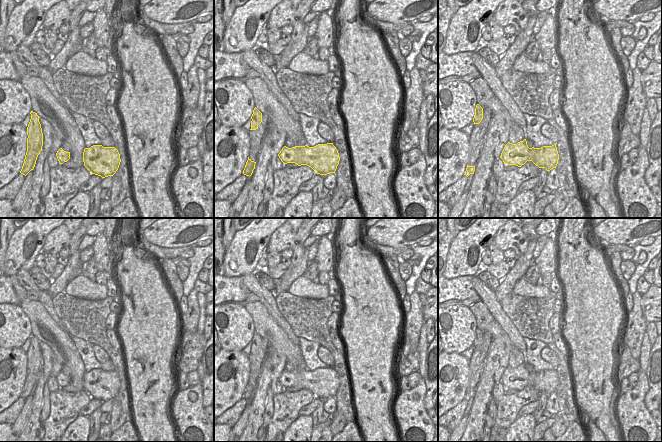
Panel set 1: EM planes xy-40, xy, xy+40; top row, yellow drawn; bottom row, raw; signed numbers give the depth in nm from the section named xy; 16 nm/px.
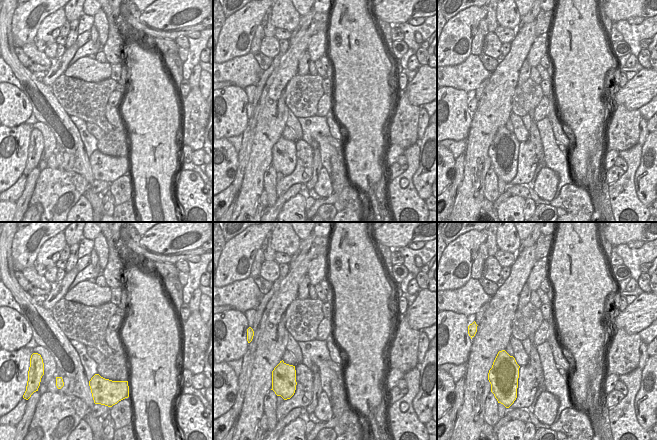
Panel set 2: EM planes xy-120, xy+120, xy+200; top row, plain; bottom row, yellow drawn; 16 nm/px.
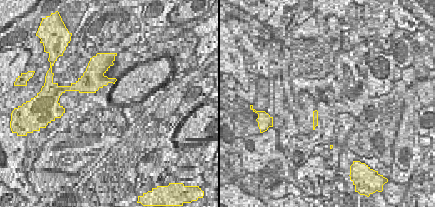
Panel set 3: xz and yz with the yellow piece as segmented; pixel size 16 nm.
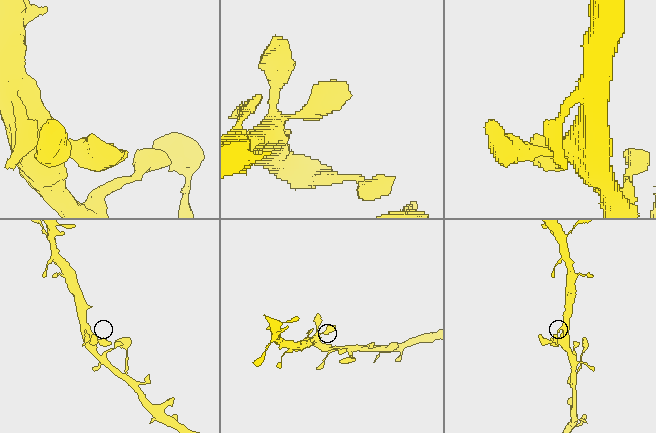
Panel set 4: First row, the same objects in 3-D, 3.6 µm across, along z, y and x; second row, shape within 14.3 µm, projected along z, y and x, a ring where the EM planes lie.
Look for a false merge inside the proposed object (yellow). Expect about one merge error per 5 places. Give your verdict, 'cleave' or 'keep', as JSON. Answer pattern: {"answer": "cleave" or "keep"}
{"answer": "keep"}

